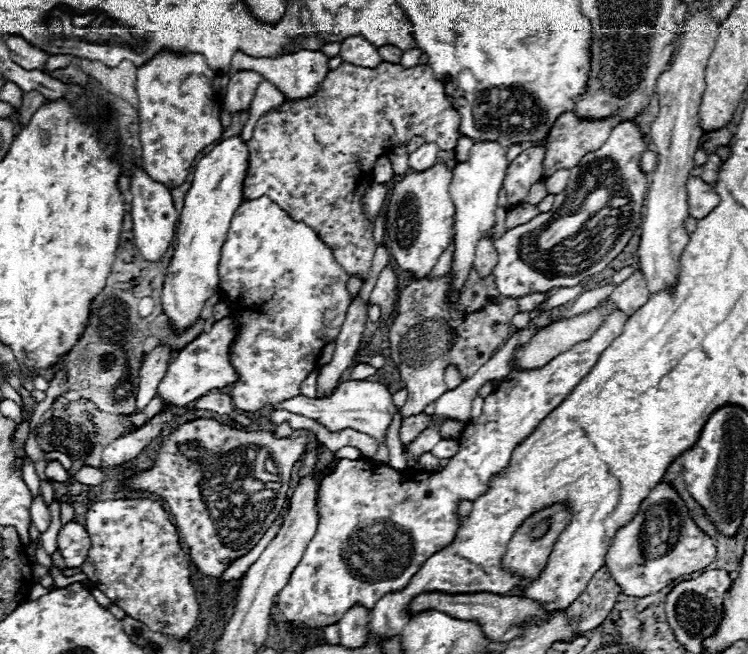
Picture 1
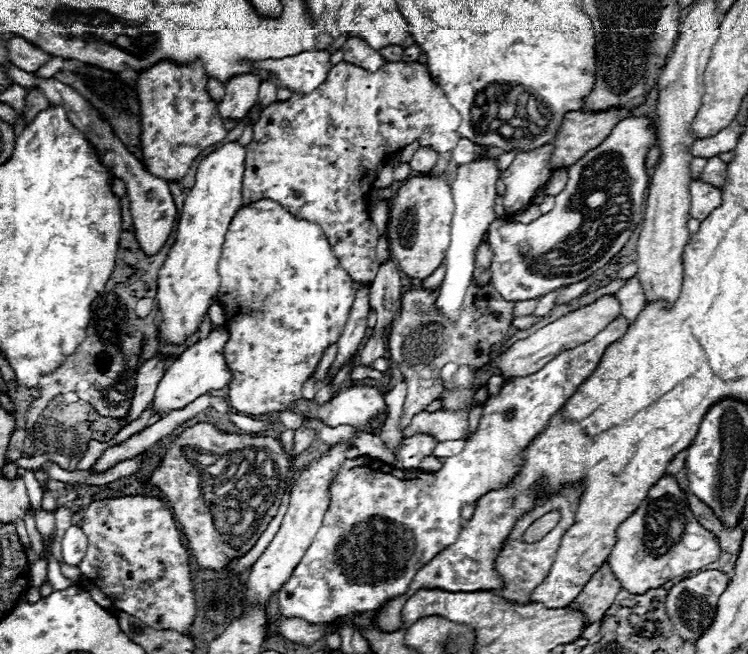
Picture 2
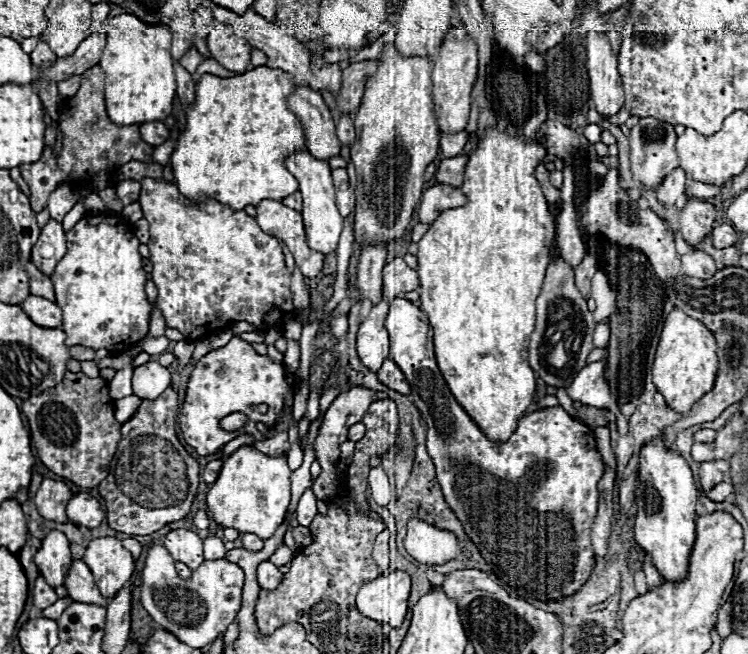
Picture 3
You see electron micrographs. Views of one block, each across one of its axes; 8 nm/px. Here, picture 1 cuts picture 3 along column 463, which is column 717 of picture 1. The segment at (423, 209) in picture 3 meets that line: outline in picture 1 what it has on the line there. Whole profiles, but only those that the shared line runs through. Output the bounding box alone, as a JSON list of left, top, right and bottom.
[686,178,720,220]

